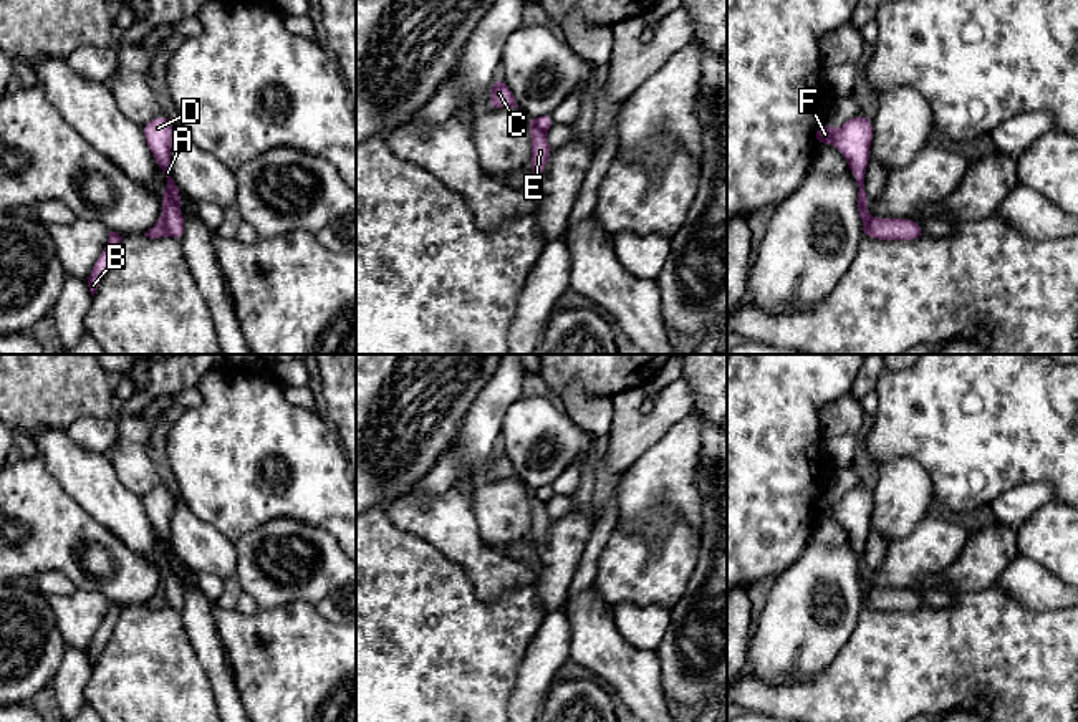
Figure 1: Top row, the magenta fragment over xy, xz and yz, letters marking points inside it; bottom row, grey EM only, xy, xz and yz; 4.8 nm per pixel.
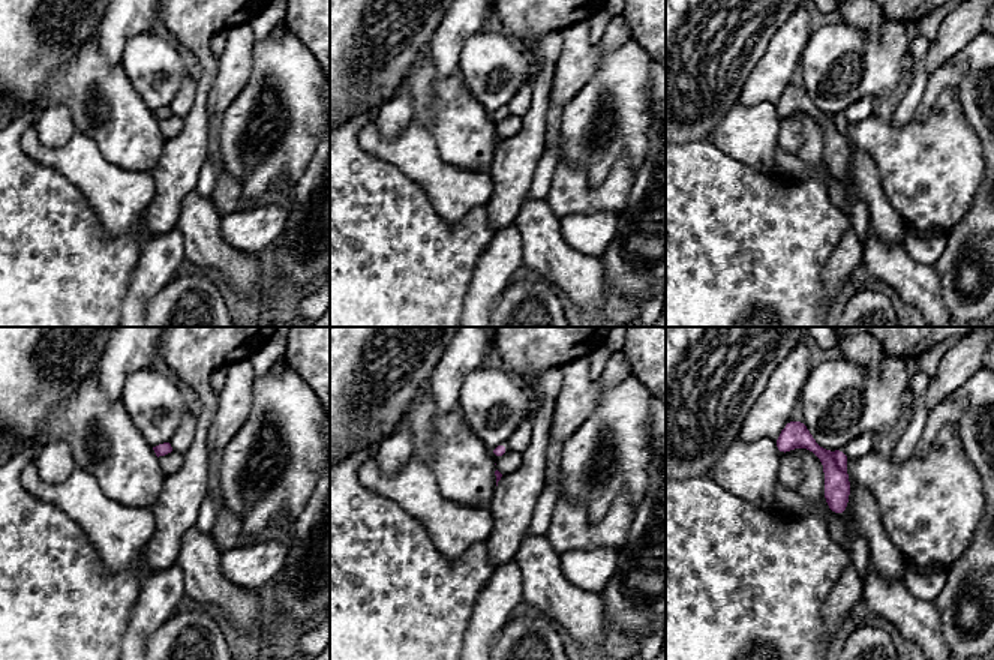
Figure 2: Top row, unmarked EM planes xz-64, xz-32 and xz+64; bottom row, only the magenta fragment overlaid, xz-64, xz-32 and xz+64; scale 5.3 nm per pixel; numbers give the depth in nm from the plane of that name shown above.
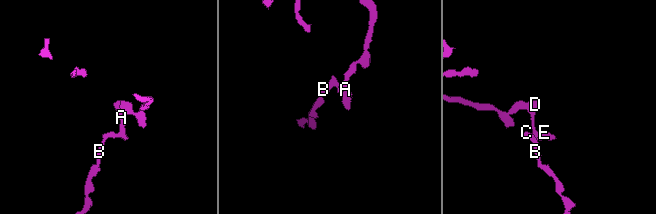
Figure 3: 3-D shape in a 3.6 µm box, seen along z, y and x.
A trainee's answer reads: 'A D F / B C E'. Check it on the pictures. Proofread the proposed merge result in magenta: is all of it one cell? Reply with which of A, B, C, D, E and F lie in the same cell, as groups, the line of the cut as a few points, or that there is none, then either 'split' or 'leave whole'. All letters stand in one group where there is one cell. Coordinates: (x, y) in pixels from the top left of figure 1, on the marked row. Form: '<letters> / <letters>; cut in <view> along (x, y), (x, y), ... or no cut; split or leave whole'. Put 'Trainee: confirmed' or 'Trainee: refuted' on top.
Trainee: confirmed
A D F / B C E; cut in xy along (161, 219), (168, 234); split

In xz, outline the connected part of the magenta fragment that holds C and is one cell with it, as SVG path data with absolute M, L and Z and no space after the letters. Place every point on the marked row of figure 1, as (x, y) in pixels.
M497 76L492 83L492 94L488 98L488 108L490 109L498 109L498 108L517 108L518 109L515 96L510 91L510 88L505 84L502 76Z

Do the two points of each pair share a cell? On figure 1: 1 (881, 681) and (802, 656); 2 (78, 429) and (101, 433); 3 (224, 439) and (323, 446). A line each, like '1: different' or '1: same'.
1: different
2: same
3: same

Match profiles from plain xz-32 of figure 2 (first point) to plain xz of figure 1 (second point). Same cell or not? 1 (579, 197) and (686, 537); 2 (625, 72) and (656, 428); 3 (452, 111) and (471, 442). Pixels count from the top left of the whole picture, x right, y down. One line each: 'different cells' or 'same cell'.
1: same cell
2: different cells
3: different cells

